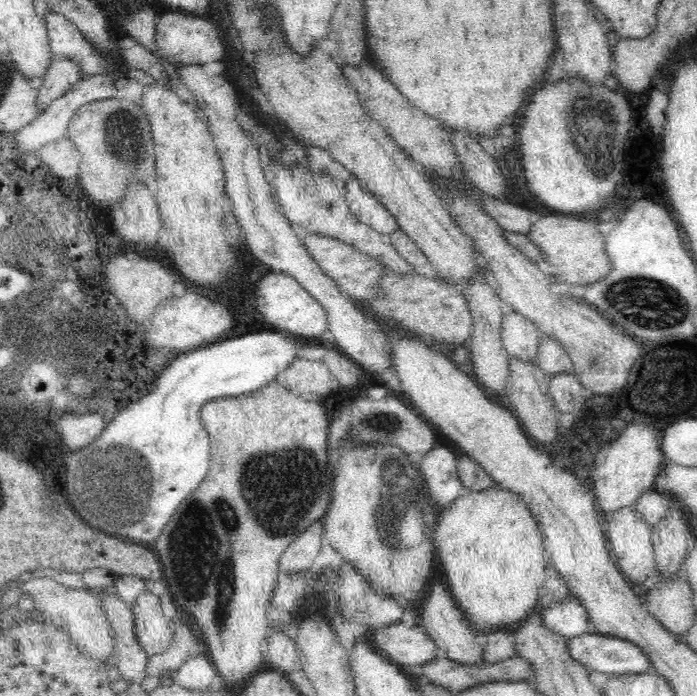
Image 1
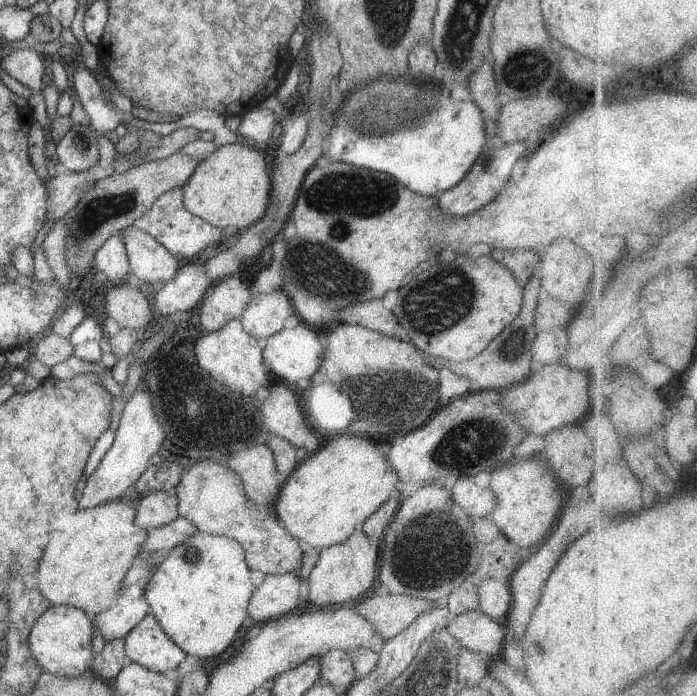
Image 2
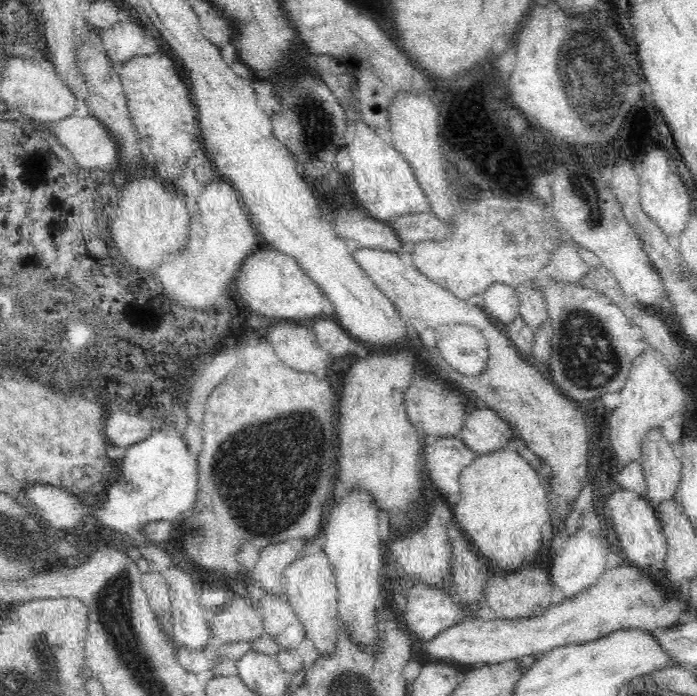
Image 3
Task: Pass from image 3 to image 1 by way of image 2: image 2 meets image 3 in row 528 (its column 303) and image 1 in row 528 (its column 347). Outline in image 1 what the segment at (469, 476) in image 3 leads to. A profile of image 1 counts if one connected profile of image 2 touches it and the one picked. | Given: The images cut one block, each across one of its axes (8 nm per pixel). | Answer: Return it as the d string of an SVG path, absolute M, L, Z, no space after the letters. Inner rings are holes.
M496 486L480 492L470 491L443 508L442 514L438 516L434 536L434 546L438 552L436 560L442 564L441 570L446 576L448 588L470 625L482 629L484 633L492 629L511 630L539 608L539 588L544 582L548 564L542 546L542 531L530 507L524 503L522 495L500 486L497 490Z

